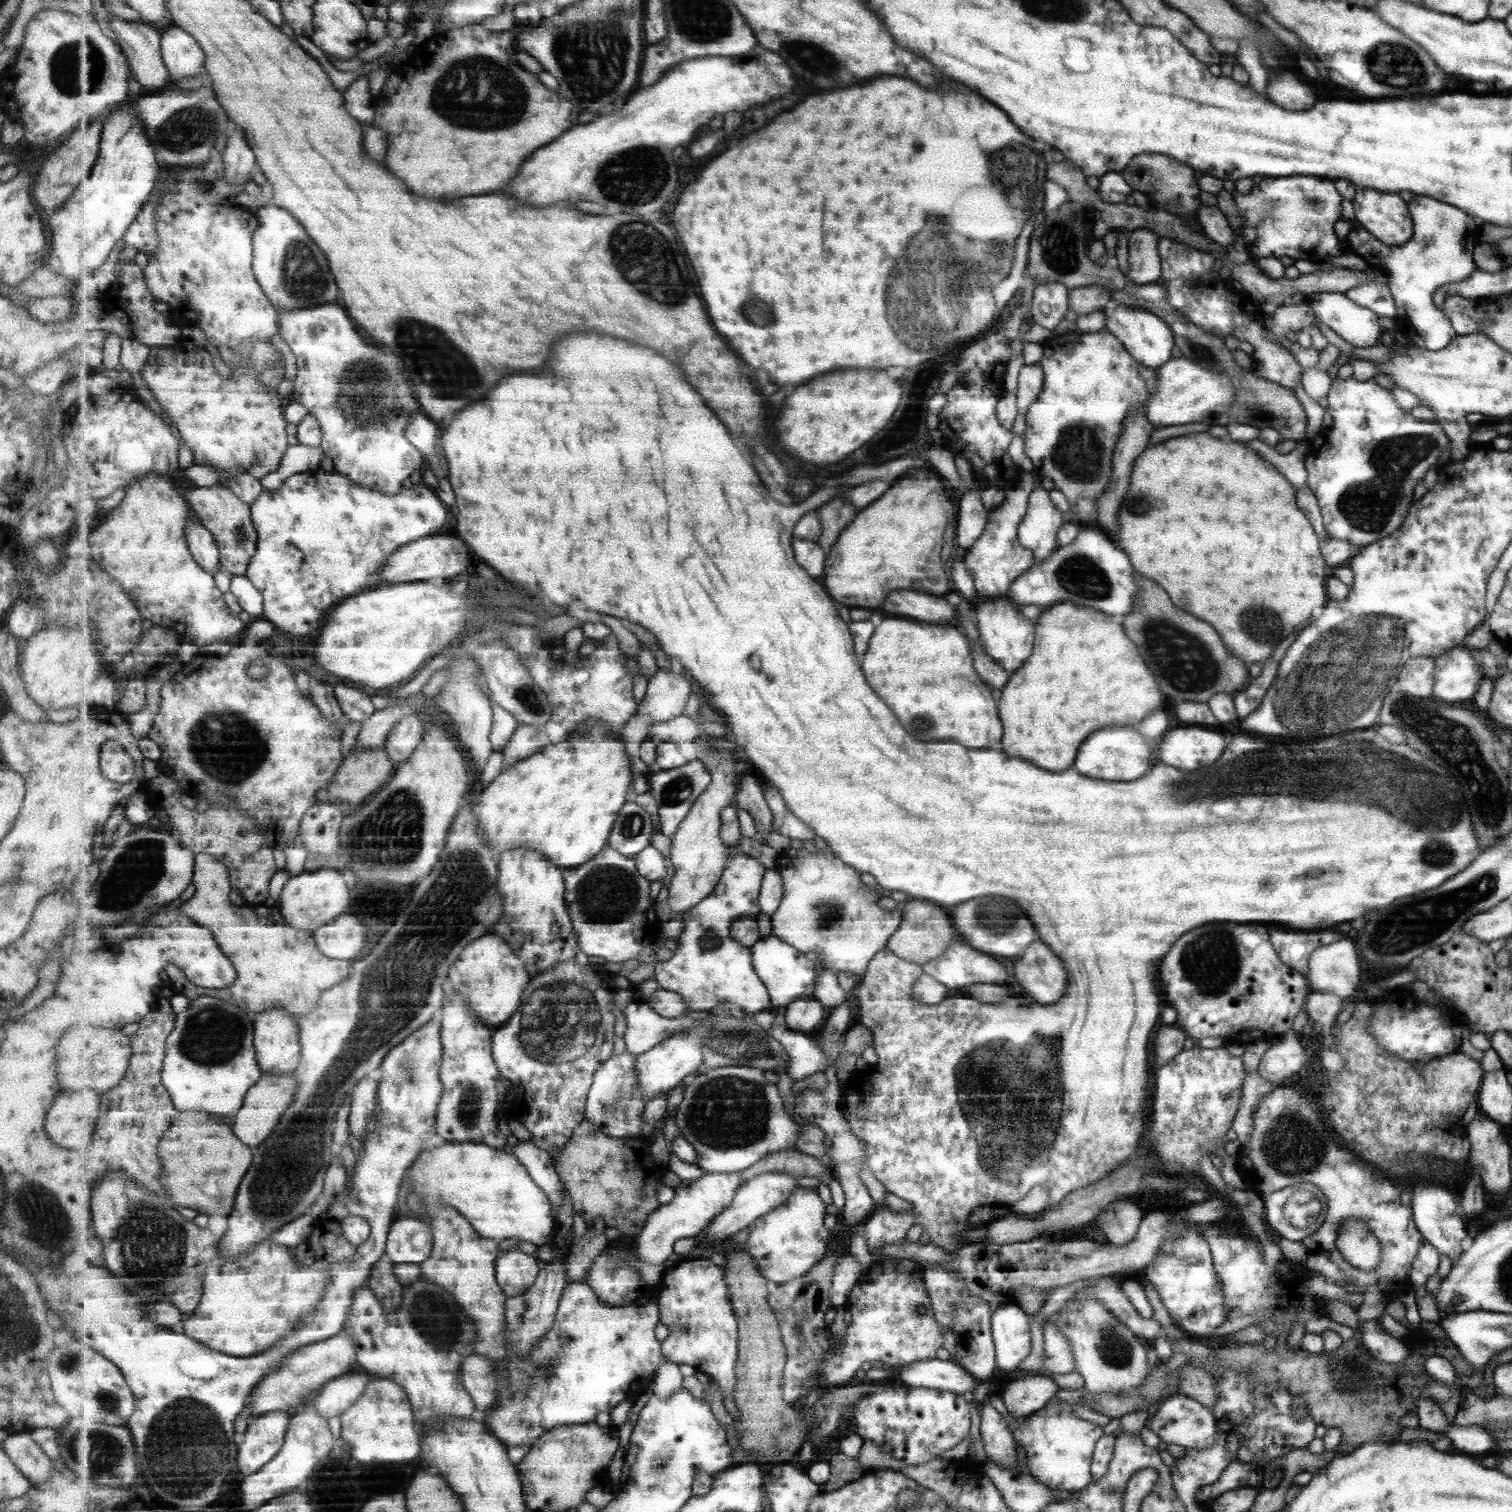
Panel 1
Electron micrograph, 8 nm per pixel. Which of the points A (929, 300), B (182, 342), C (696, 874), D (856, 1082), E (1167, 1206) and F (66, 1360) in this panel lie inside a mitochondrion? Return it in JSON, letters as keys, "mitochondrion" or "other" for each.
{"A":"mitochondrion","B":"other","C":"other","D":"other","E":"other","F":"mitochondrion"}

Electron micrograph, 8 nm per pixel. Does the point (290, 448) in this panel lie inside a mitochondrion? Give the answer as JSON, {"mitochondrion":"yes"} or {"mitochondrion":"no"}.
{"mitochondrion":"no"}

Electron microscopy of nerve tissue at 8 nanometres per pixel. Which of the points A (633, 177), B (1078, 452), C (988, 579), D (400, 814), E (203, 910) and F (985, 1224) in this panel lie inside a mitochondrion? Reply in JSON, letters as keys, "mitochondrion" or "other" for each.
{"A":"mitochondrion","B":"mitochondrion","C":"other","D":"mitochondrion","E":"other","F":"other"}

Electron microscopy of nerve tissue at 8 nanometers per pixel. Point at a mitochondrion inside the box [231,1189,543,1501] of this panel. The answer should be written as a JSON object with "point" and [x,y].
{"point":[429,1315]}

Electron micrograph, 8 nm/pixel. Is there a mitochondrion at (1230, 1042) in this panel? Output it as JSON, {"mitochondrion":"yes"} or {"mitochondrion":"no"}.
{"mitochondrion":"no"}

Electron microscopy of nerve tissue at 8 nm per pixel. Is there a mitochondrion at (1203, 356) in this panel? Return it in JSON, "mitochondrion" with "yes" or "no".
{"mitochondrion":"yes"}

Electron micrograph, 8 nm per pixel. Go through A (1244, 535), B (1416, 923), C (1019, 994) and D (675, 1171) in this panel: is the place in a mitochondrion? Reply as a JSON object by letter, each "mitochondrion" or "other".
{"A":"other","B":"mitochondrion","C":"other","D":"other"}

